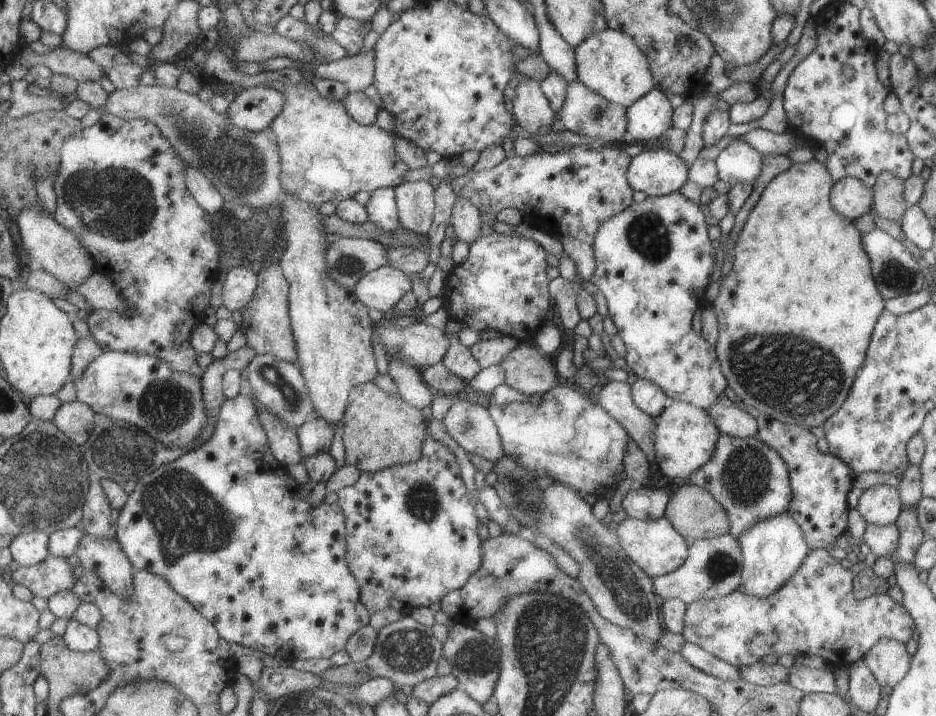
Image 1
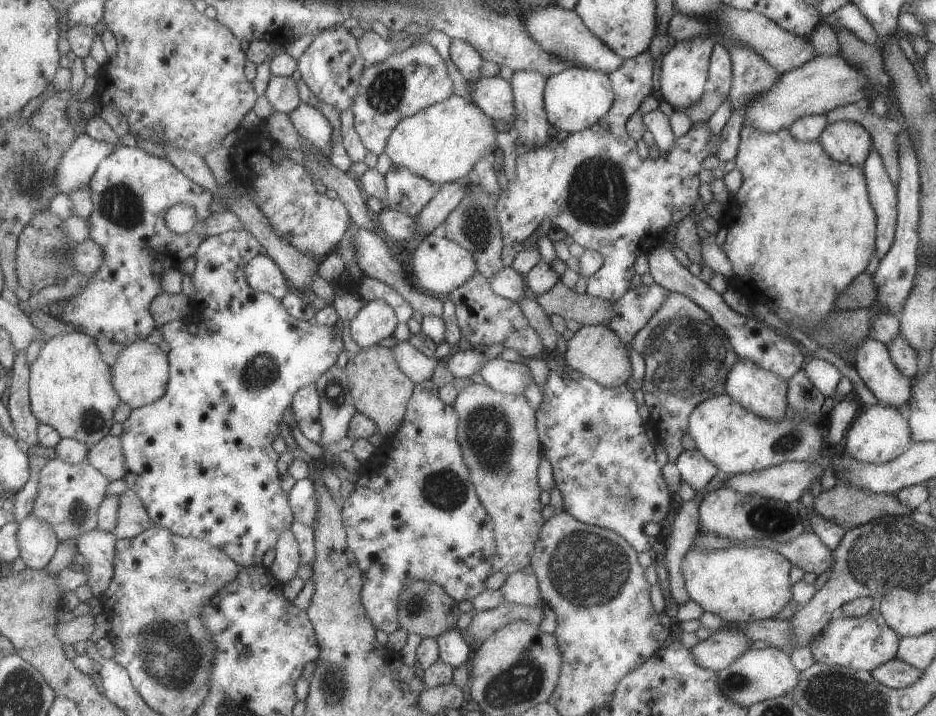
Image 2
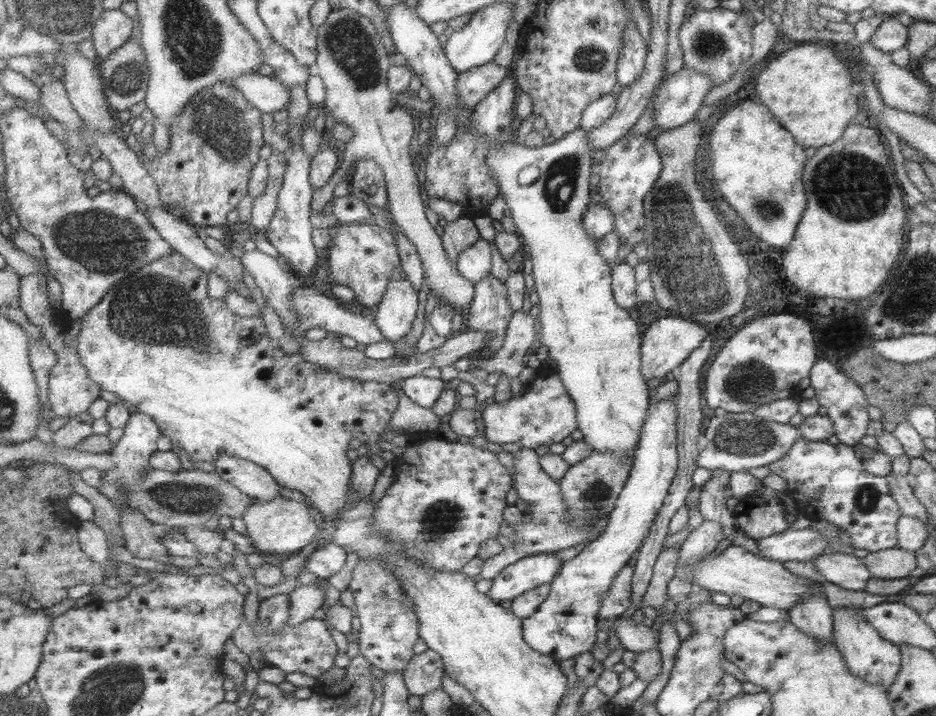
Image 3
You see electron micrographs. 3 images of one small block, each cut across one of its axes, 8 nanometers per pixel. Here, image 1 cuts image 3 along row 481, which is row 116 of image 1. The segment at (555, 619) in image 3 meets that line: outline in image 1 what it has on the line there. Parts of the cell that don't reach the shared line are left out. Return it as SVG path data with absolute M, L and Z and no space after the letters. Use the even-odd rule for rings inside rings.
M652 88L625 109L625 130L633 136L638 146L659 138L671 127L671 114L673 108L667 98L660 90Z

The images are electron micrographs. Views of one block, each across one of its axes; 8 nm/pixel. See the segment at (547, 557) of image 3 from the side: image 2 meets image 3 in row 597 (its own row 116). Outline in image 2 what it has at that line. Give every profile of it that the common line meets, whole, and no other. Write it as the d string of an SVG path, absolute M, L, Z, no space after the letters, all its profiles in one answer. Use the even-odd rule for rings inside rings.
M501 75L484 77L479 82L469 83L469 95L496 122L511 124L514 133L517 122L513 85Z

